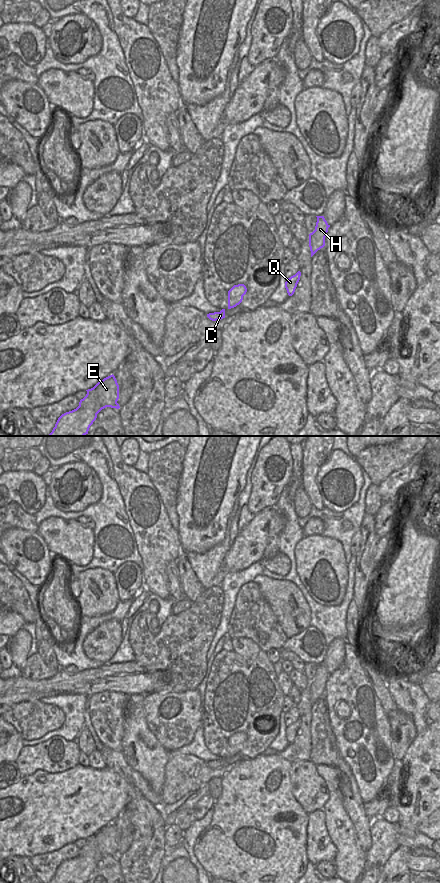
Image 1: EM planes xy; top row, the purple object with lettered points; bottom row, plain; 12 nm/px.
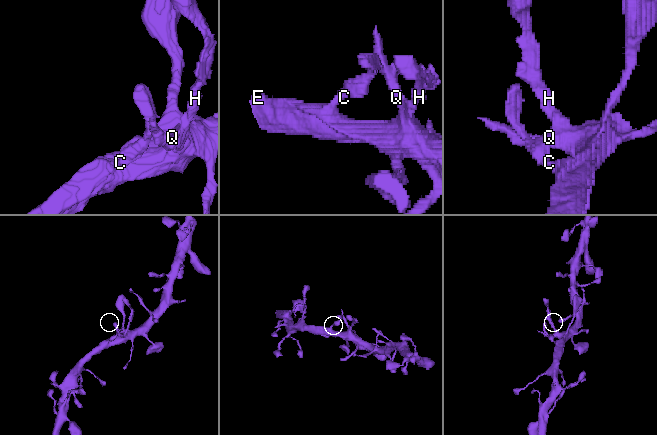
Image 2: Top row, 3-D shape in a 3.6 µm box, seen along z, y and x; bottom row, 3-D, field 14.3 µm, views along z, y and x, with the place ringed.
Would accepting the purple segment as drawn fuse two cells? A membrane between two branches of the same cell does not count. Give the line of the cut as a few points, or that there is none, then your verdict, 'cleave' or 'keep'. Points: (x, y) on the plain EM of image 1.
xy (316, 698), (311, 700) | cleave

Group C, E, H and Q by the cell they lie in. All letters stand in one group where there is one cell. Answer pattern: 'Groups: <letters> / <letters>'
Groups: C E Q / H.

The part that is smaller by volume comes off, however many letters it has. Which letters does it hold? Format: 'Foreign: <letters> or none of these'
Foreign: H

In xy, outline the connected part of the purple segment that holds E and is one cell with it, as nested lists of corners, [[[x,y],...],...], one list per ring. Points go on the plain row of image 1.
[[[112,822],[100,830],[93,836],[86,838],[86,844],[80,848],[79,854],[69,860],[62,862],[49,883],[86,883],[88,882],[90,874],[97,866],[97,862],[106,855],[119,857],[117,851],[119,847],[119,833],[115,824]]]

